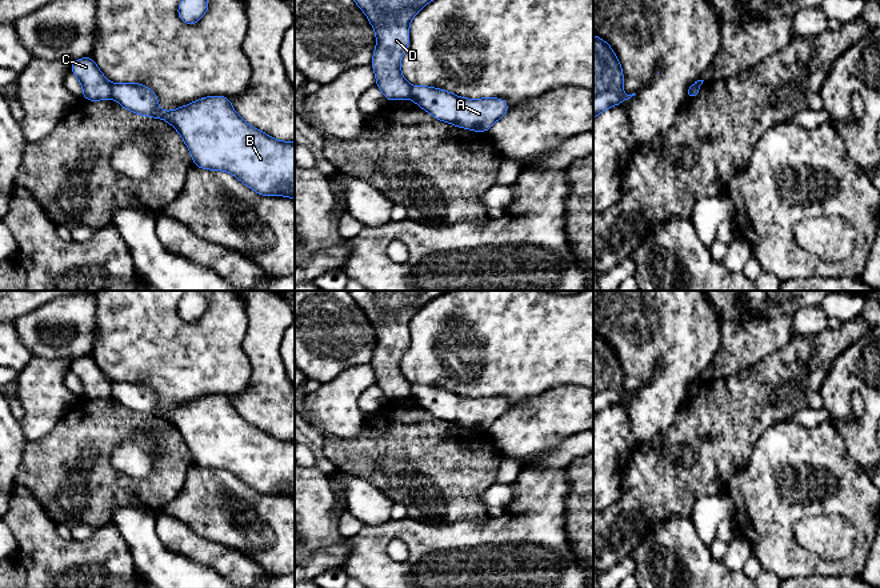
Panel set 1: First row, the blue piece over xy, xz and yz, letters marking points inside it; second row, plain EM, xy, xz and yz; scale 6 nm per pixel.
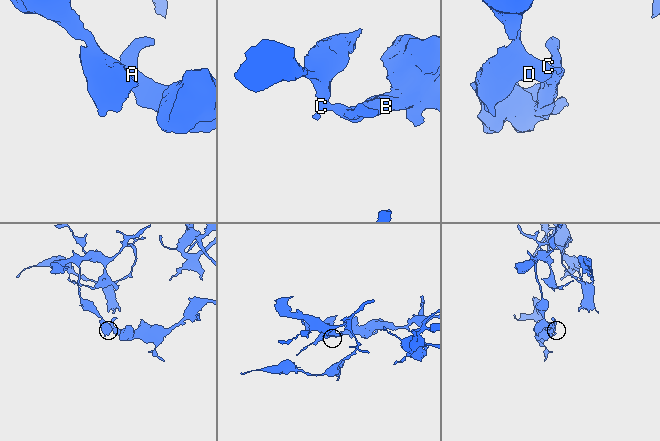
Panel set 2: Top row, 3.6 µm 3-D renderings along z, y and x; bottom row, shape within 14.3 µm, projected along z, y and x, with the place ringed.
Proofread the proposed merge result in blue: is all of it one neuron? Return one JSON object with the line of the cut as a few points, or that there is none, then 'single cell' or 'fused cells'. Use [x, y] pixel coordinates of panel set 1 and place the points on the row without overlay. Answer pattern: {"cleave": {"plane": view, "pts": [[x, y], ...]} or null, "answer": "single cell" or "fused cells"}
{"cleave": {"plane": "xy", "pts": [[114, 383], [110, 395]]}, "answer": "fused cells"}

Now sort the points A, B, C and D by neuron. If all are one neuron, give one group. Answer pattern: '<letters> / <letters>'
A B / C D

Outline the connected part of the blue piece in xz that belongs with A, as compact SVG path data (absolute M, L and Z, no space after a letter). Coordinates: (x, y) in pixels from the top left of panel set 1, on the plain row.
M428 384L412 385L411 397L435 417L476 431L488 431L509 408L499 396L465 397Z

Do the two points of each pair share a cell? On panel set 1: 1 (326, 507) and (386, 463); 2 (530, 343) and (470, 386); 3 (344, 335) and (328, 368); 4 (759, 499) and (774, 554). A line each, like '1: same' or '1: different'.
1: different
2: same
3: same
4: same

